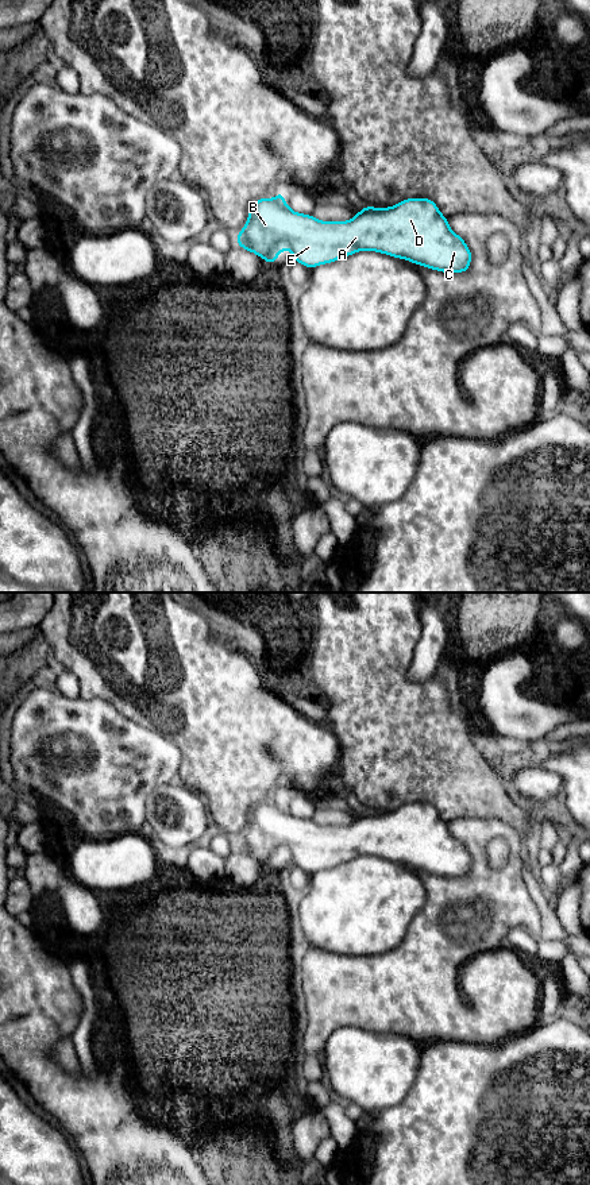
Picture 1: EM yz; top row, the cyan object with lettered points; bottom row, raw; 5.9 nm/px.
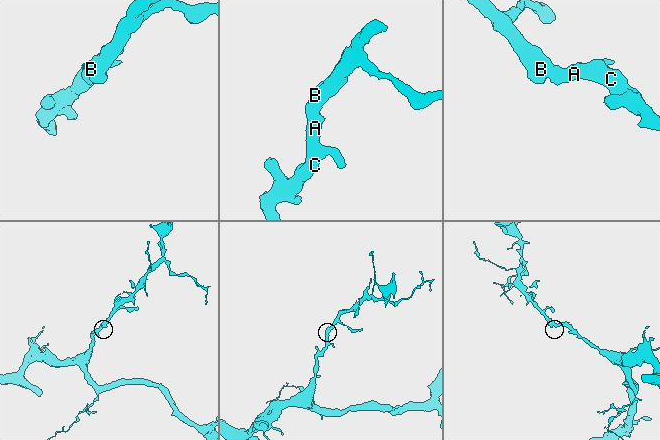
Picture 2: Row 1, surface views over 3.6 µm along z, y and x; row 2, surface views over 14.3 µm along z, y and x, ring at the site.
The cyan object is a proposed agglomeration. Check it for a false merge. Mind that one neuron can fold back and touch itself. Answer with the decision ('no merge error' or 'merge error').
no merge error

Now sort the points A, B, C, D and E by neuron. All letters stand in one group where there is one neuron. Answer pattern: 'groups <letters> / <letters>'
groups A B C D E

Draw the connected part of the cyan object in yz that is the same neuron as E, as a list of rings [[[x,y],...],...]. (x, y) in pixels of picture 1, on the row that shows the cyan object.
[[[278,190],[274,200],[262,197],[250,206],[247,223],[236,235],[236,243],[263,258],[269,266],[284,248],[293,252],[296,262],[309,269],[363,250],[402,258],[443,273],[464,273],[471,262],[470,248],[450,229],[448,219],[429,198],[408,198],[392,208],[365,206],[350,221],[319,221],[312,215],[293,212]]]

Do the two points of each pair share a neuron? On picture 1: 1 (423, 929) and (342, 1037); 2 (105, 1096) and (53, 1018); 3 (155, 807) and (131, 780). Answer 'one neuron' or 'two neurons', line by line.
1: two neurons
2: one neuron
3: two neurons

